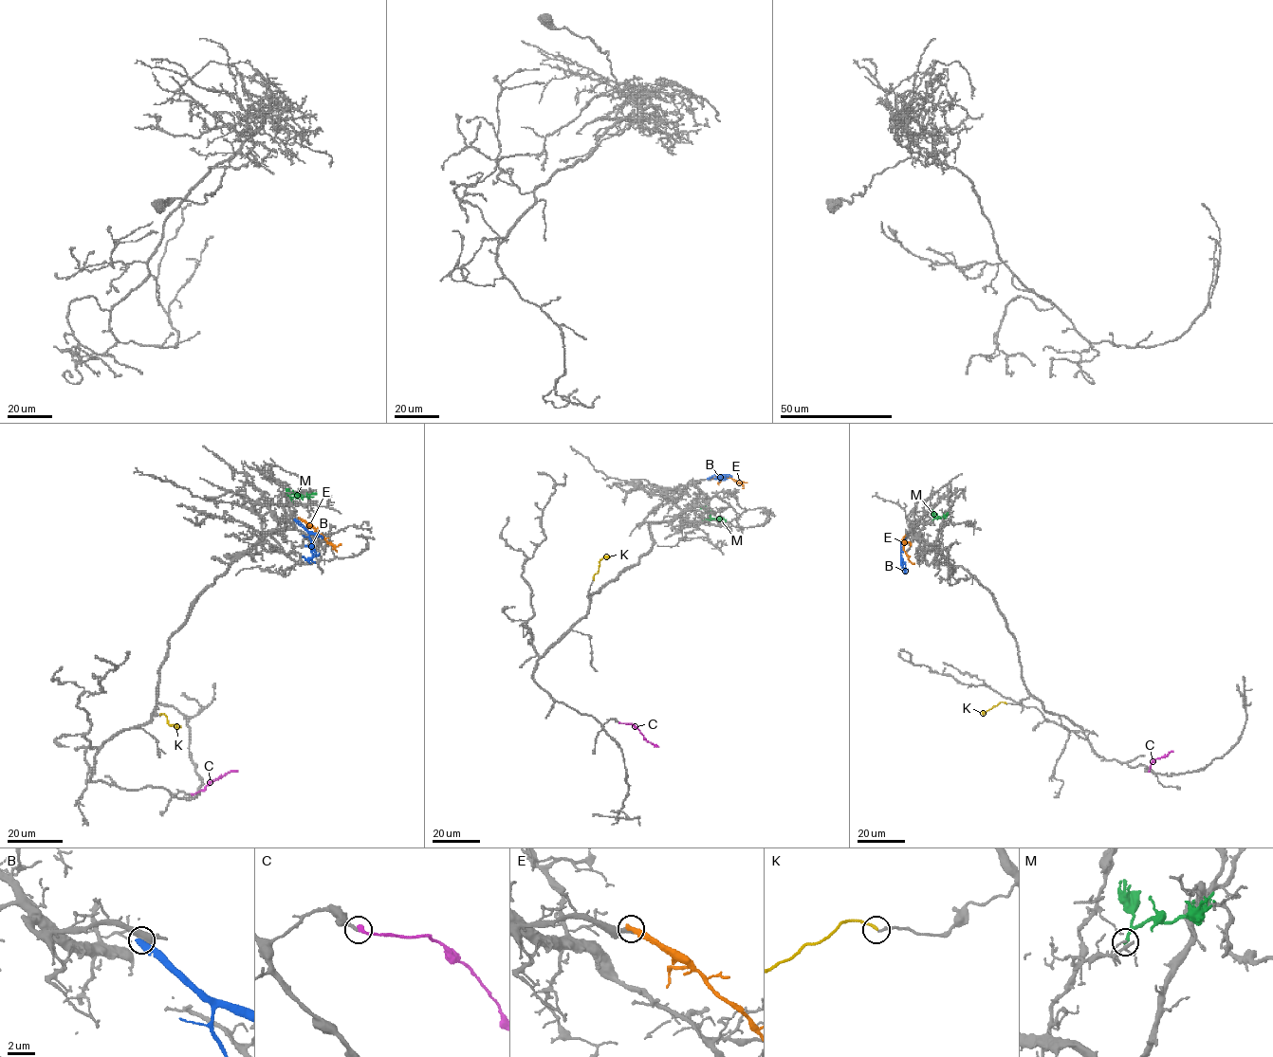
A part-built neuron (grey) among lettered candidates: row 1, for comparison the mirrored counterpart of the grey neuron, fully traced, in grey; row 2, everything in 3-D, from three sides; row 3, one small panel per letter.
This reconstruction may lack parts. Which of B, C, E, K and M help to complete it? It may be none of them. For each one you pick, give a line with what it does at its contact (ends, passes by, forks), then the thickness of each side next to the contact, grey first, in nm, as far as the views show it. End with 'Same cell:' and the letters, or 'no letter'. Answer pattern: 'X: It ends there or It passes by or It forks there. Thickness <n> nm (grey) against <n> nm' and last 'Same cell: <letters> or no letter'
C: It ends there. Thickness 240 nm (grey) against 280 nm
K: It ends there. Thickness 190 nm (grey) against 180 nm
Same cell: C, K

